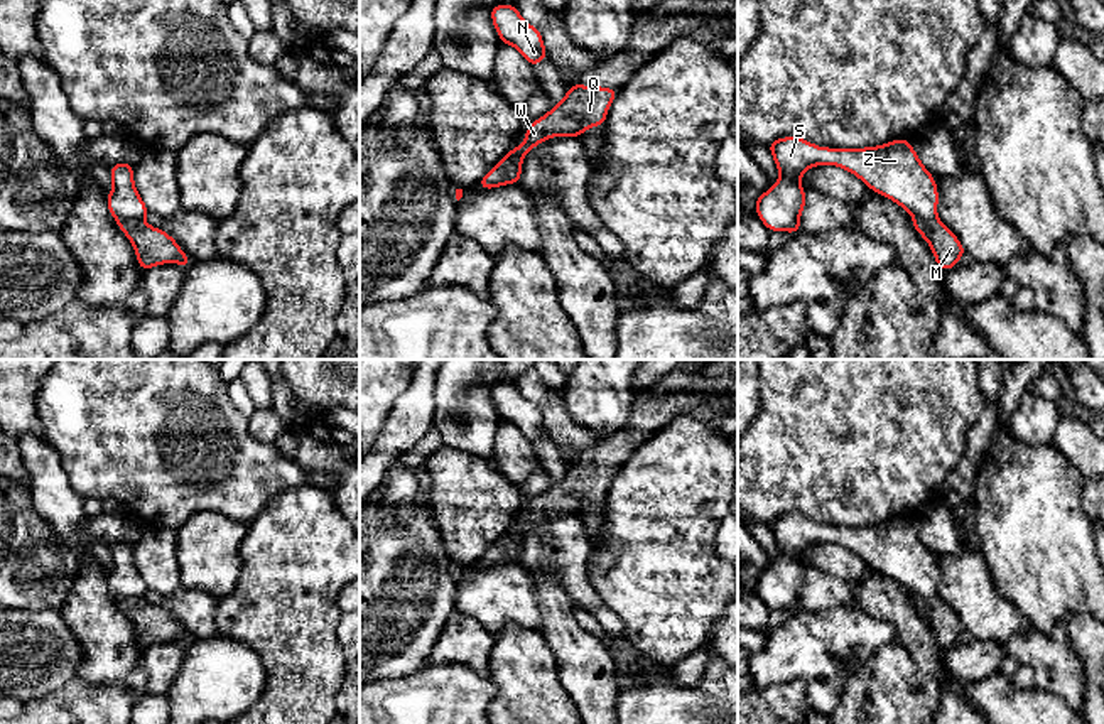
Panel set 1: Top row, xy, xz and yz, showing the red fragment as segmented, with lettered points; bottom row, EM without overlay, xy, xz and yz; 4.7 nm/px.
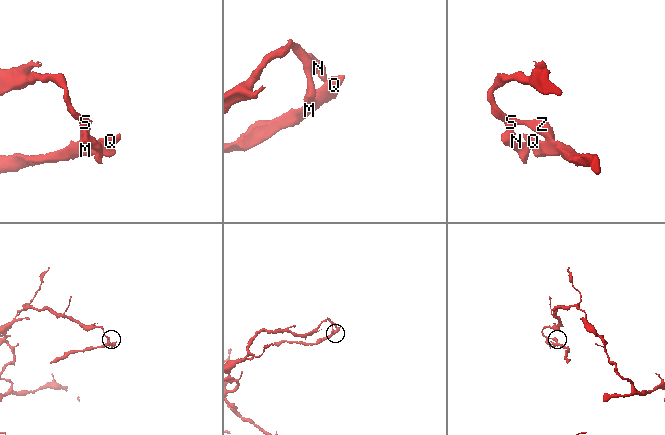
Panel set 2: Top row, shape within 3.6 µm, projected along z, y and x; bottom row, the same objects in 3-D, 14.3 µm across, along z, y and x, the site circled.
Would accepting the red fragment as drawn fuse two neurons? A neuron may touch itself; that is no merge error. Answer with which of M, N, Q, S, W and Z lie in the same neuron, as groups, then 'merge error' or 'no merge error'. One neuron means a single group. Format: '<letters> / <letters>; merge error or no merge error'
M Q W / N S Z; merge error

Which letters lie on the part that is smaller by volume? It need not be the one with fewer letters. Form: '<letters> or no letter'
M, Q, W

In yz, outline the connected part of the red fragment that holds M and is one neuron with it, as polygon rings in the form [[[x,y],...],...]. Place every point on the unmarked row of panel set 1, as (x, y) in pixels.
[[[913,596],[913,606],[930,623],[937,643],[944,648],[957,645],[961,635],[966,633],[959,616],[939,597]]]

